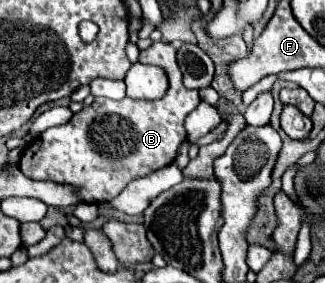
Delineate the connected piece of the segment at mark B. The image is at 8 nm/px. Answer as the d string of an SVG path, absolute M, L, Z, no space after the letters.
M154 41L148 49L140 51L140 63L152 63L166 71L169 81L166 97L158 101L134 101L130 97L112 101L96 97L92 105L84 107L68 123L50 127L32 141L24 149L20 171L34 181L76 187L82 203L102 203L114 199L134 177L144 177L170 165L180 143L186 139L184 119L200 103L200 95L182 85L176 49L170 43Z

